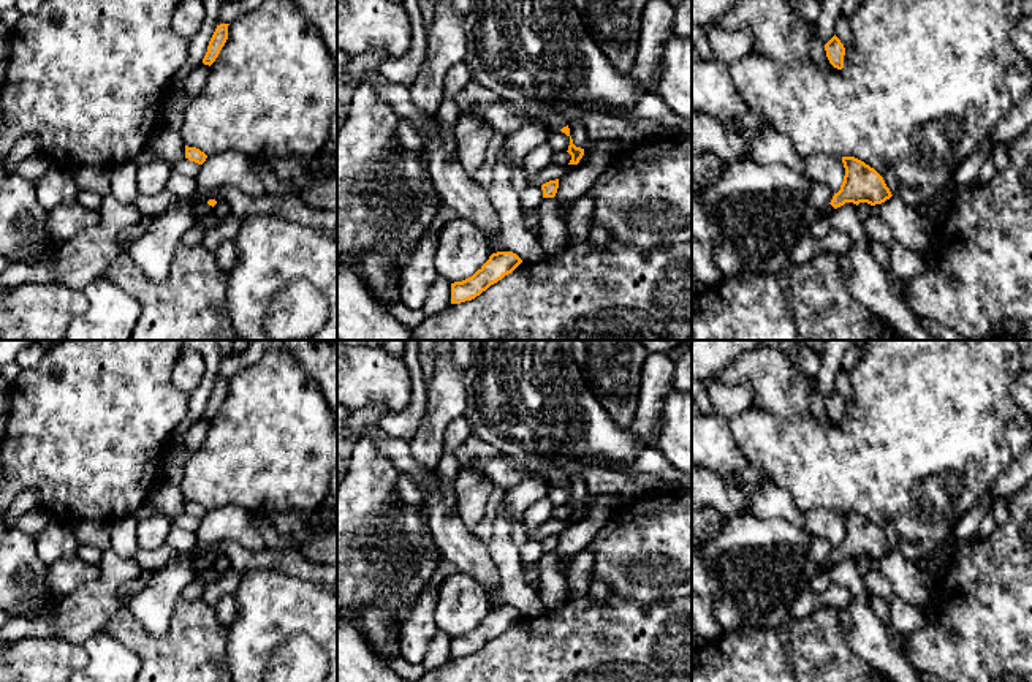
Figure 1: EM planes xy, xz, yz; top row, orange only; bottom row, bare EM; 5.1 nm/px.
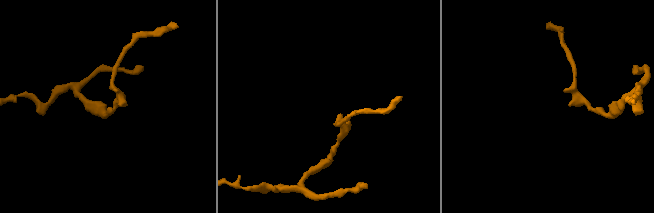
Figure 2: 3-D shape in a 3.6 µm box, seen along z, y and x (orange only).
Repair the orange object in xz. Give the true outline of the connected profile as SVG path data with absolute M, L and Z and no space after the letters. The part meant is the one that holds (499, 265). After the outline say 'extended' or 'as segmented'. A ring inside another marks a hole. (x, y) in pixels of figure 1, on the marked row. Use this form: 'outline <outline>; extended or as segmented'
outline M497 252L469 278L451 283L451 304L472 301L511 274L522 260L513 252Z; as segmented

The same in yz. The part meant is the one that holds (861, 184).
outline M842 157L845 168L840 190L834 193L831 203L818 210L818 215L829 217L837 207L845 203L867 203L871 206L882 204L893 195L883 177L864 161L855 157Z; extended

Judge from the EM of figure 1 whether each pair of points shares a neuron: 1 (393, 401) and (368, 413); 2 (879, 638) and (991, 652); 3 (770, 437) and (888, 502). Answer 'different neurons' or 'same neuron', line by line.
1: different neurons
2: different neurons
3: same neuron

